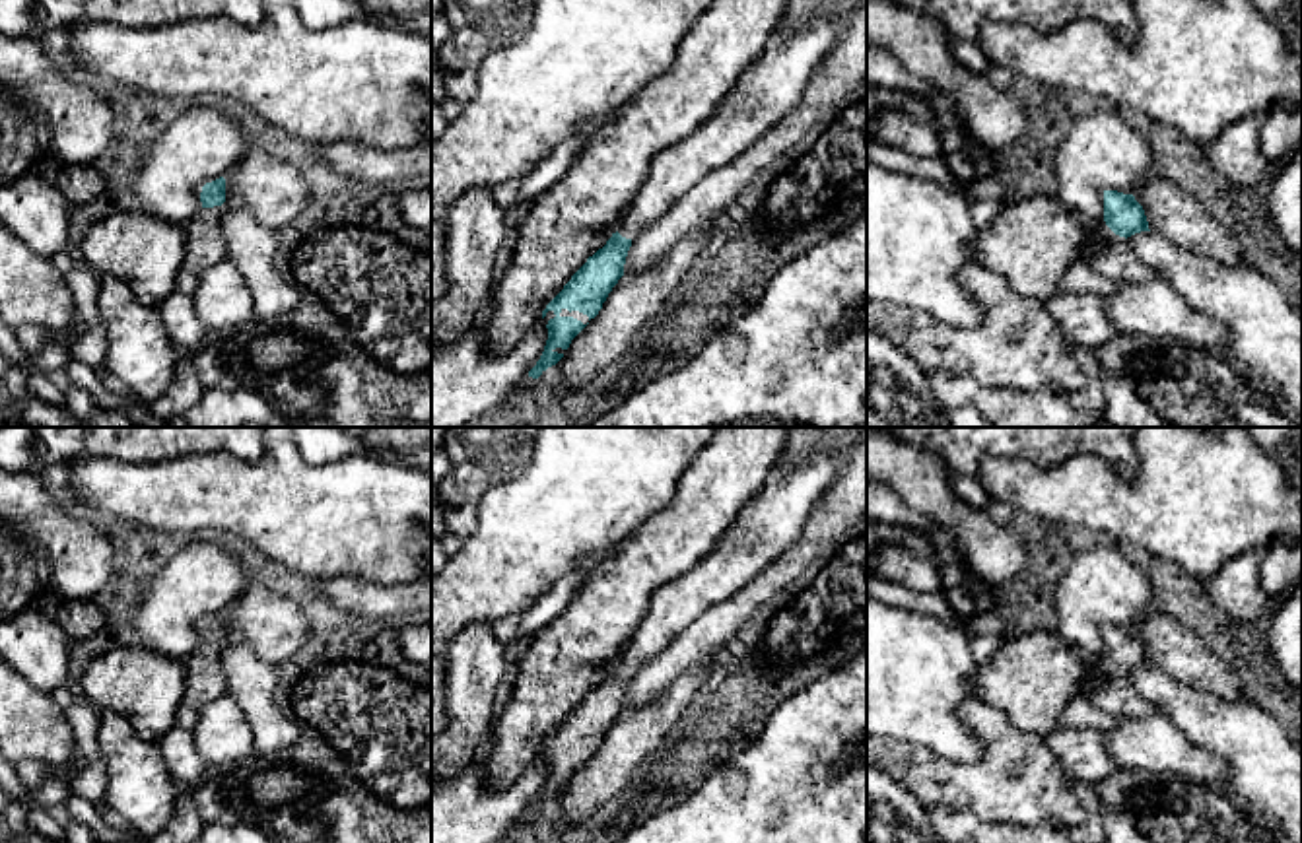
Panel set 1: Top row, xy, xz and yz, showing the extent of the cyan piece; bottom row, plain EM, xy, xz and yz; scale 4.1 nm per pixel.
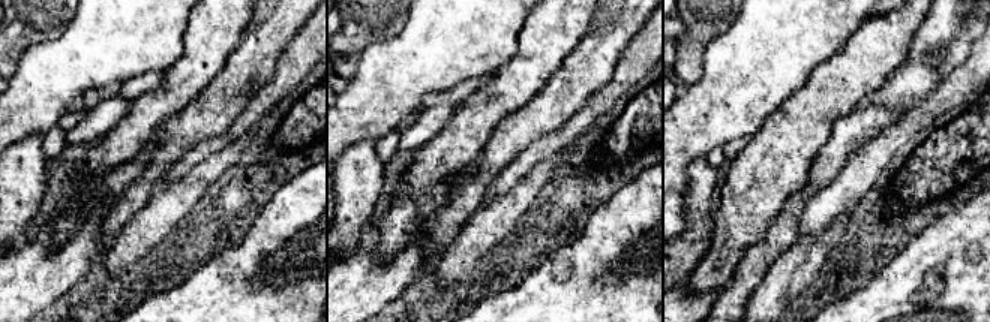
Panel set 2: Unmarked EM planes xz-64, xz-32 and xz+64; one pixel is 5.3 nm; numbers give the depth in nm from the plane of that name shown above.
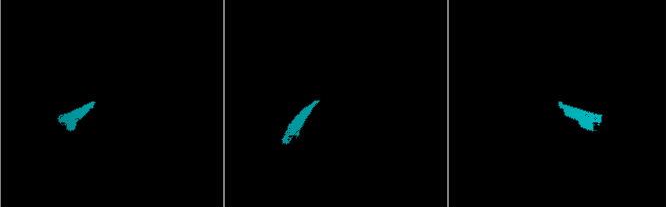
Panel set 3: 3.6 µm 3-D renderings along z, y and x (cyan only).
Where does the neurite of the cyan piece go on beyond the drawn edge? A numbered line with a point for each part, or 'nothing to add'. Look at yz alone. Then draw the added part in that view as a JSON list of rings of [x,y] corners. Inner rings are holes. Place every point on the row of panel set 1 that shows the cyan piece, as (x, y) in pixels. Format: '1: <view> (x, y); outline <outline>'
1: yz (1110, 255); outline [[[1106,221],[1088,225],[1092,235],[1086,262],[1104,278],[1117,282],[1141,282],[1152,278],[1152,270],[1137,260],[1129,241],[1115,235]]]

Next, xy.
1: xy (205, 241); outline [[[229,198],[222,206],[200,208],[192,219],[185,225],[187,233],[187,254],[183,268],[200,276],[208,268],[223,262],[225,241],[222,233],[222,218],[225,208],[231,204]]]

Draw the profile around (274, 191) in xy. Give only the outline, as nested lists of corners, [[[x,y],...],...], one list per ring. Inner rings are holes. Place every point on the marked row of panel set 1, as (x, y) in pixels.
[[[255,144],[235,167],[223,175],[225,198],[239,202],[268,229],[284,229],[307,206],[307,179],[266,144]]]

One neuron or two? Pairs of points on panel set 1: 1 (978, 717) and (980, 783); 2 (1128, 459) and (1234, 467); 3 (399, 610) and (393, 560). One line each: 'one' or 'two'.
1: one
2: two
3: two

